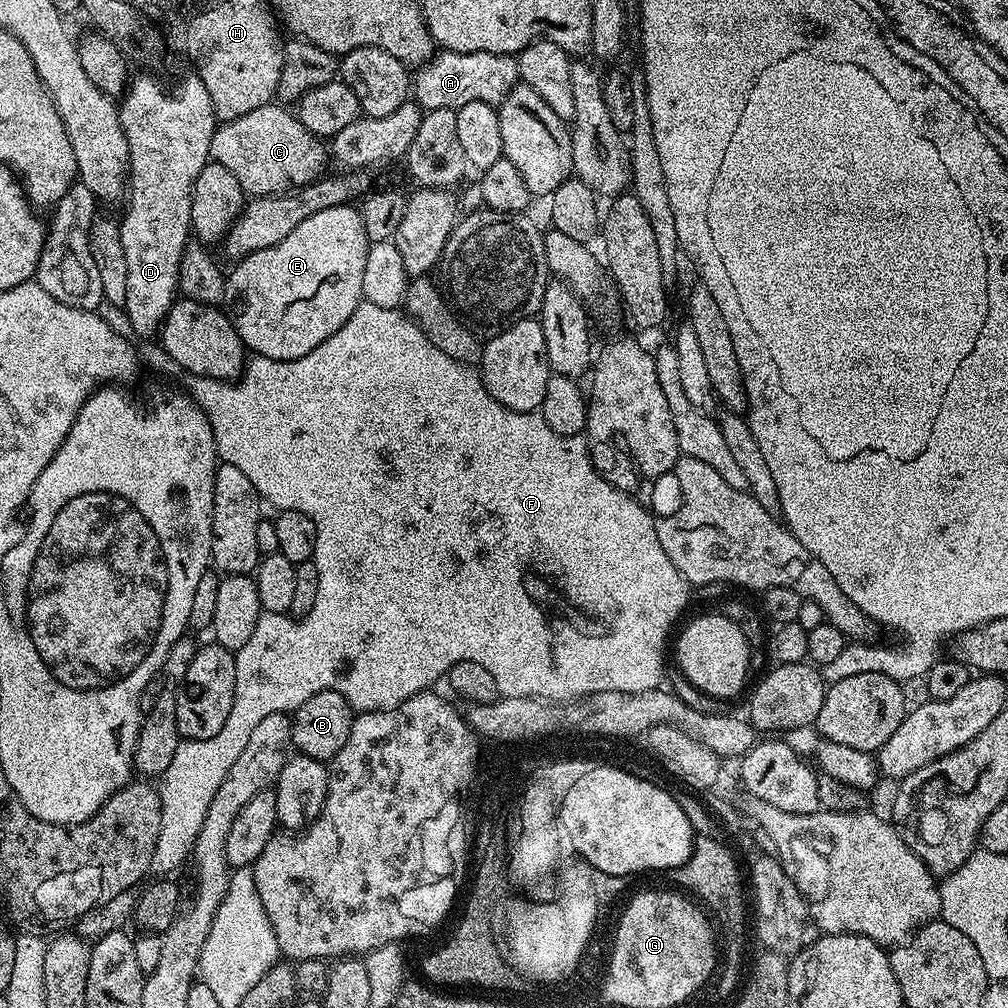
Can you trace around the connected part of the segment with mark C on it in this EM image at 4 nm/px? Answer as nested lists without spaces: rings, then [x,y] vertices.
[[[273,102],[262,105],[258,110],[250,110],[250,114],[242,114],[242,118],[221,123],[212,136],[211,159],[226,166],[226,170],[230,170],[234,178],[238,178],[240,187],[252,198],[287,194],[303,188],[306,184],[319,181],[325,175],[324,163],[329,163],[330,160],[330,152],[325,141],[310,134],[310,130],[306,130],[306,126],[302,126],[302,122],[296,119],[289,109],[287,112],[279,106],[284,107]]]

